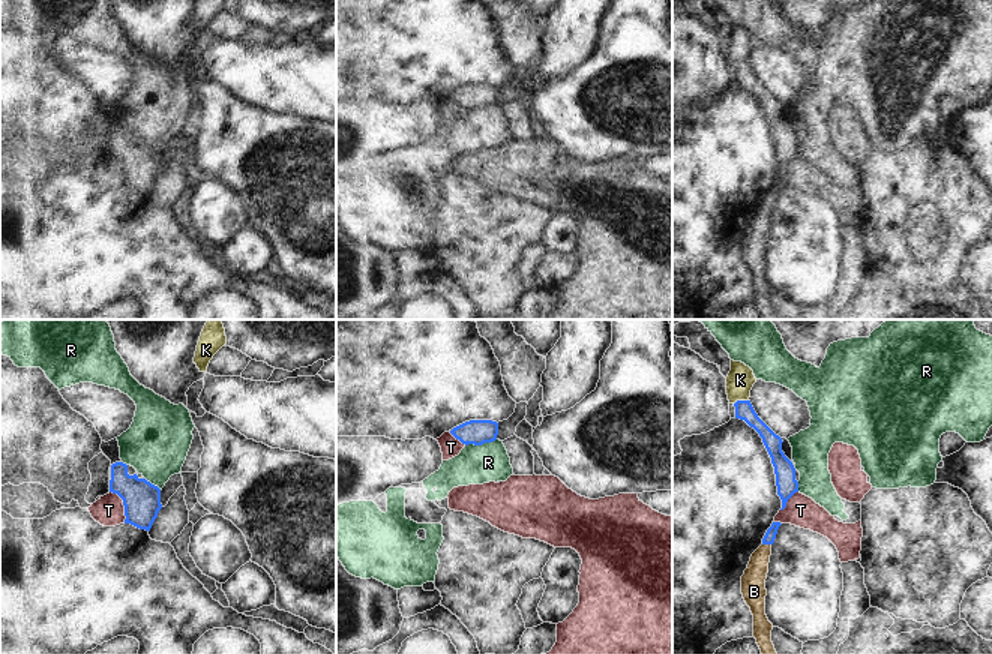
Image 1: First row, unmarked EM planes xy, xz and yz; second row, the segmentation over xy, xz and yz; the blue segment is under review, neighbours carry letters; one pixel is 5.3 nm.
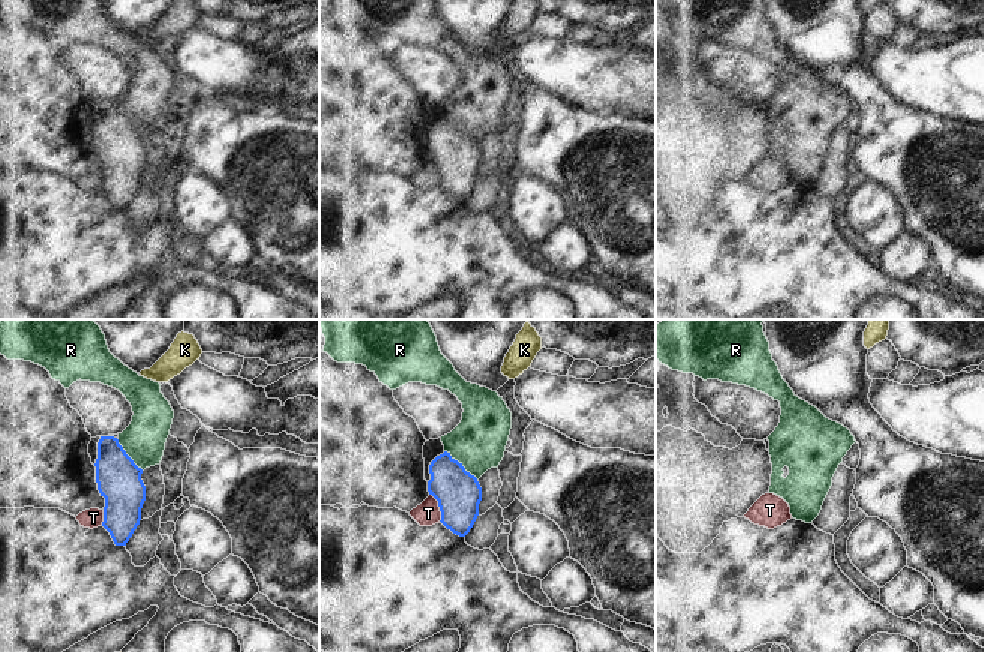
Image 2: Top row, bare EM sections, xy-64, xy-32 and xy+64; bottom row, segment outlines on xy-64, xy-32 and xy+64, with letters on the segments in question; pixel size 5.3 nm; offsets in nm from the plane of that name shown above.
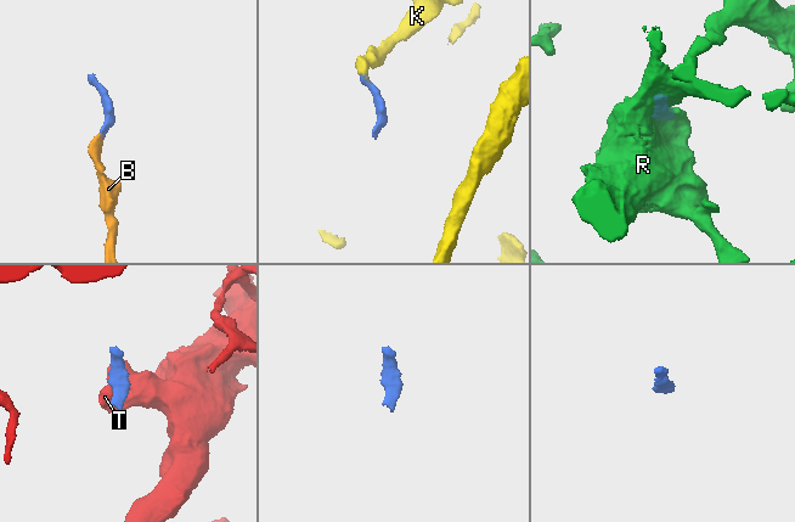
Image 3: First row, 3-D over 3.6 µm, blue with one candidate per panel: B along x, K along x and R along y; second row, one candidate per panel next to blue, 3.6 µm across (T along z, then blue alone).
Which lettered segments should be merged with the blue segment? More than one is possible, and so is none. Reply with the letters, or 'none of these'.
B, K

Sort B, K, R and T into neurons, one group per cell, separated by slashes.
B K / R / T

